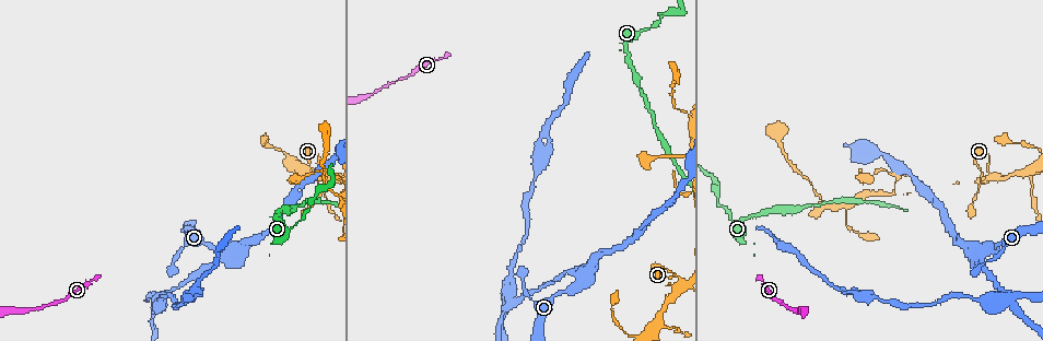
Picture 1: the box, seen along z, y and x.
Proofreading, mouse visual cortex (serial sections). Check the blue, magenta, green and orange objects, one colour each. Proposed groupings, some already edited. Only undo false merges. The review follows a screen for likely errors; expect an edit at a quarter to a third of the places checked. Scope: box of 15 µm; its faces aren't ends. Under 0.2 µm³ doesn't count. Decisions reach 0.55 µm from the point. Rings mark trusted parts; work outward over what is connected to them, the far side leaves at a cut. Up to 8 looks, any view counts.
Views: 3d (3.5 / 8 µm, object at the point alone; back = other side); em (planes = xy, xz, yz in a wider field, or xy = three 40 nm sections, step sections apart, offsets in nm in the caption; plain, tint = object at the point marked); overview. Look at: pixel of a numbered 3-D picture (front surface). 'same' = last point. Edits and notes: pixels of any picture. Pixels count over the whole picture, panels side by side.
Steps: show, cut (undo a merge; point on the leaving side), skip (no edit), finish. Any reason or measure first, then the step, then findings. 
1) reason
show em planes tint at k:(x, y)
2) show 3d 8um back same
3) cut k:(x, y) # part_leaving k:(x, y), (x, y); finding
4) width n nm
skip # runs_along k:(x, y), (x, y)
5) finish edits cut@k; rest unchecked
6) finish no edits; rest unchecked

abrupt turn
show 3d 3.5um at 1:(978, 258)

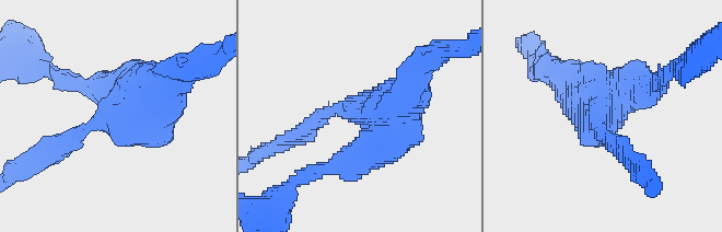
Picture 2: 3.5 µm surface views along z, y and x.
shape alone is not enough
show em xy step 2 tint at 2:(596, 116)

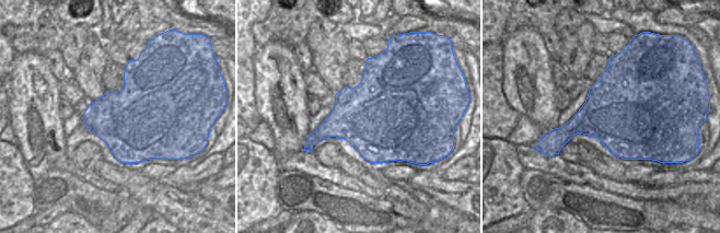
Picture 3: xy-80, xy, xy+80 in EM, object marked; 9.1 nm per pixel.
show em xy step 3 tint same

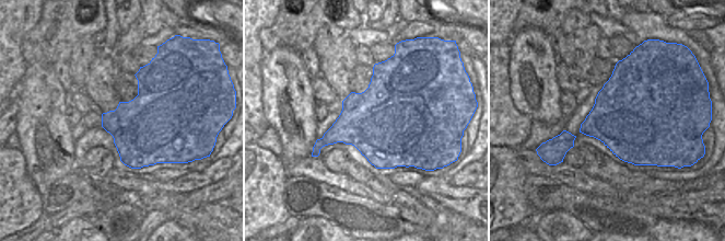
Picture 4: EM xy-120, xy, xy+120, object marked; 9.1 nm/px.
cut 2:(123, 114) # part_leaving 2:(138, 105), (50, 149); two cells meet here

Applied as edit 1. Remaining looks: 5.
thin neck
show 3d 3.5um at 1:(628, 52)

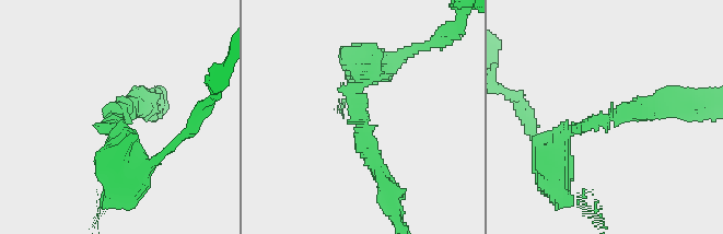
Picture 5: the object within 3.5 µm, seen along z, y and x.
shape alone is not enough
show em xy step 2 tint at 5:(364, 121)

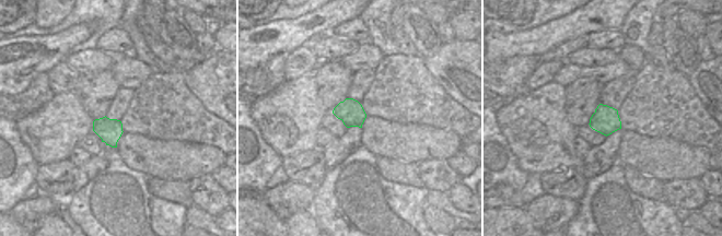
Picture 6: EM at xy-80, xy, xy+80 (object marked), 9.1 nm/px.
width 240 nm
cut 5:(359, 125) # part_leaving 5:(360, 86), (363, 142), (383, 182); a second cell is stuck on

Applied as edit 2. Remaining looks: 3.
redraw
show overview

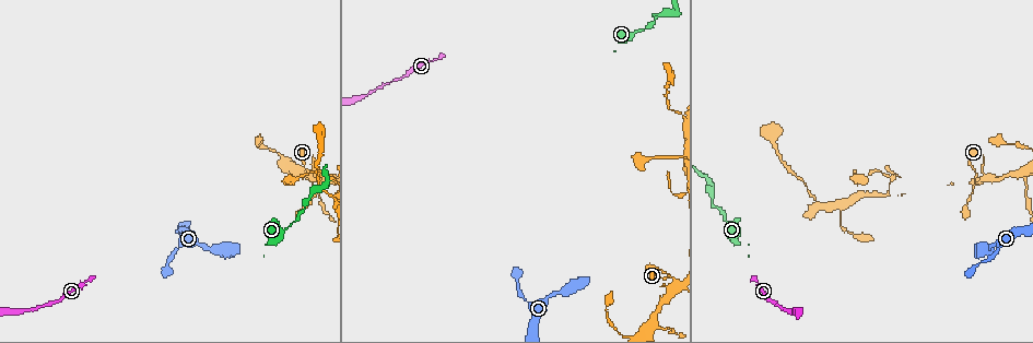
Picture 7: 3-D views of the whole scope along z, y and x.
sharp bend
show 3d 3.5um at 7:(325, 177)

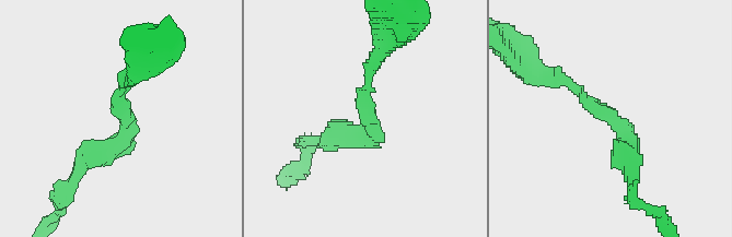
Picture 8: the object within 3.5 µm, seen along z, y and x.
arm_widths 100, 350 nm
skip # runs_along 8:(628, 162), (623, 129), (569, 78); one cell here

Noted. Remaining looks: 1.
finish edits cut@2, cut@5; rest unchecked

